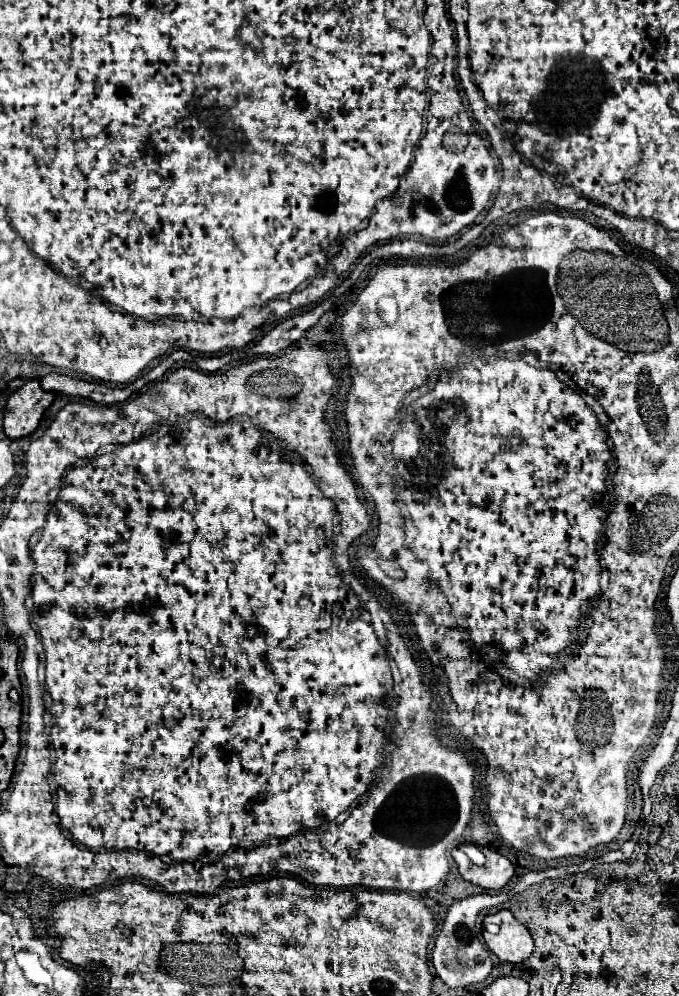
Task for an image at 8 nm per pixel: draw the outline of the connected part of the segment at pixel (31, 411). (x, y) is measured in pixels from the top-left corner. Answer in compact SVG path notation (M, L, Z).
M28 380L22 388L10 394L4 408L4 434L12 440L30 436L44 414L52 404L54 394L40 390L38 380Z

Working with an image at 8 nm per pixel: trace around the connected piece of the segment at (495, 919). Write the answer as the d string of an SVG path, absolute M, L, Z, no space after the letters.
M500 910L484 918L482 930L484 942L500 962L522 964L534 952L534 940L530 932L512 916L510 910Z

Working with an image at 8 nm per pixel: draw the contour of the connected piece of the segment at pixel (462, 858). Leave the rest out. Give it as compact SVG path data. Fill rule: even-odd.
M458 848L452 850L452 856L454 856L456 864L458 864L460 876L464 880L476 884L476 886L486 888L486 890L504 888L510 882L510 878L514 876L514 864L506 856L502 856L502 854L498 854L498 852L490 850L490 848L480 848L480 850L488 860L486 866L482 866L482 868L474 866L470 862L470 858L462 850L458 850Z

